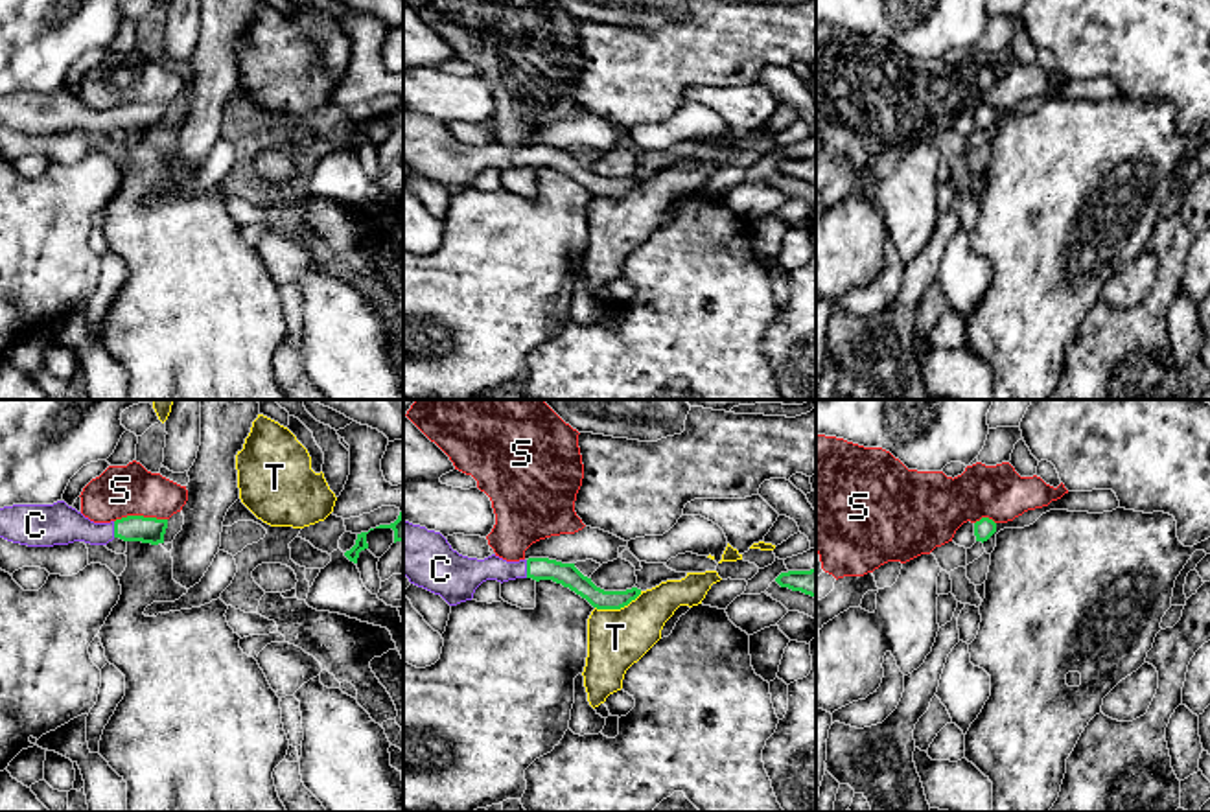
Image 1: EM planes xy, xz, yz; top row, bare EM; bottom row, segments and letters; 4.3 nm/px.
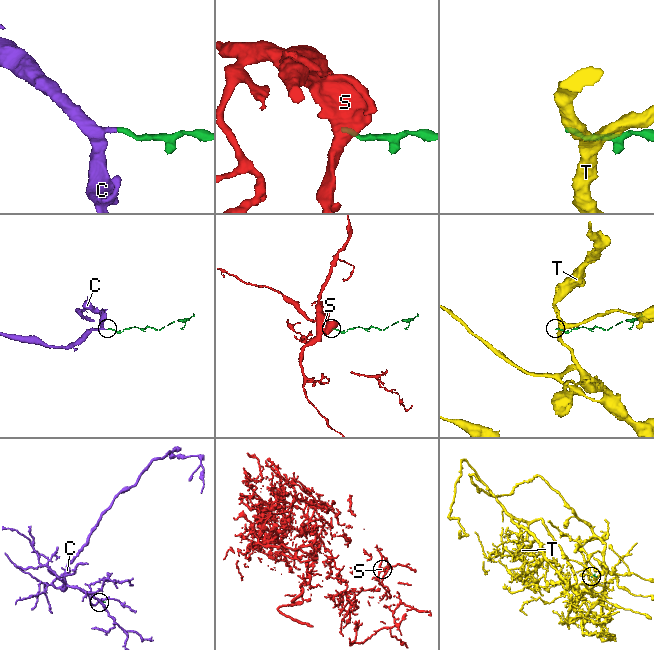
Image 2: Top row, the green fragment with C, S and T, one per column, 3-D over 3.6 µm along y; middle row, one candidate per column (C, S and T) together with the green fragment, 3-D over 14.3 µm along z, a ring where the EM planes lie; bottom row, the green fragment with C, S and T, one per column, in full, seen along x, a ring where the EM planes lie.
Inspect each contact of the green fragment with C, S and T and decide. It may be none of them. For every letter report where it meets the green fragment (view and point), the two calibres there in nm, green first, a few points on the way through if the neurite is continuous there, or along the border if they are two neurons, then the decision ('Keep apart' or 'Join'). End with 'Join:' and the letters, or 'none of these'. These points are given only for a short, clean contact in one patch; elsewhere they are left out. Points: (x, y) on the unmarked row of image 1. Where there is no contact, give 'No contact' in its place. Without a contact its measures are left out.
C: Touches green at xz (527, 157). Thickness 100 nm (green) against 140 nm. Join
S: Touches green at xy (140, 104). Thickness 110 nm (green) against 220 nm. Boundary: xy (166, 105), (122, 104), (115, 109). Keep apart
T: Touches green at xz (617, 196). Thickness 100 nm (green) against 260 nm. Boundary: xz (641, 179), (619, 196), (595, 196). Keep apart
Join: C

